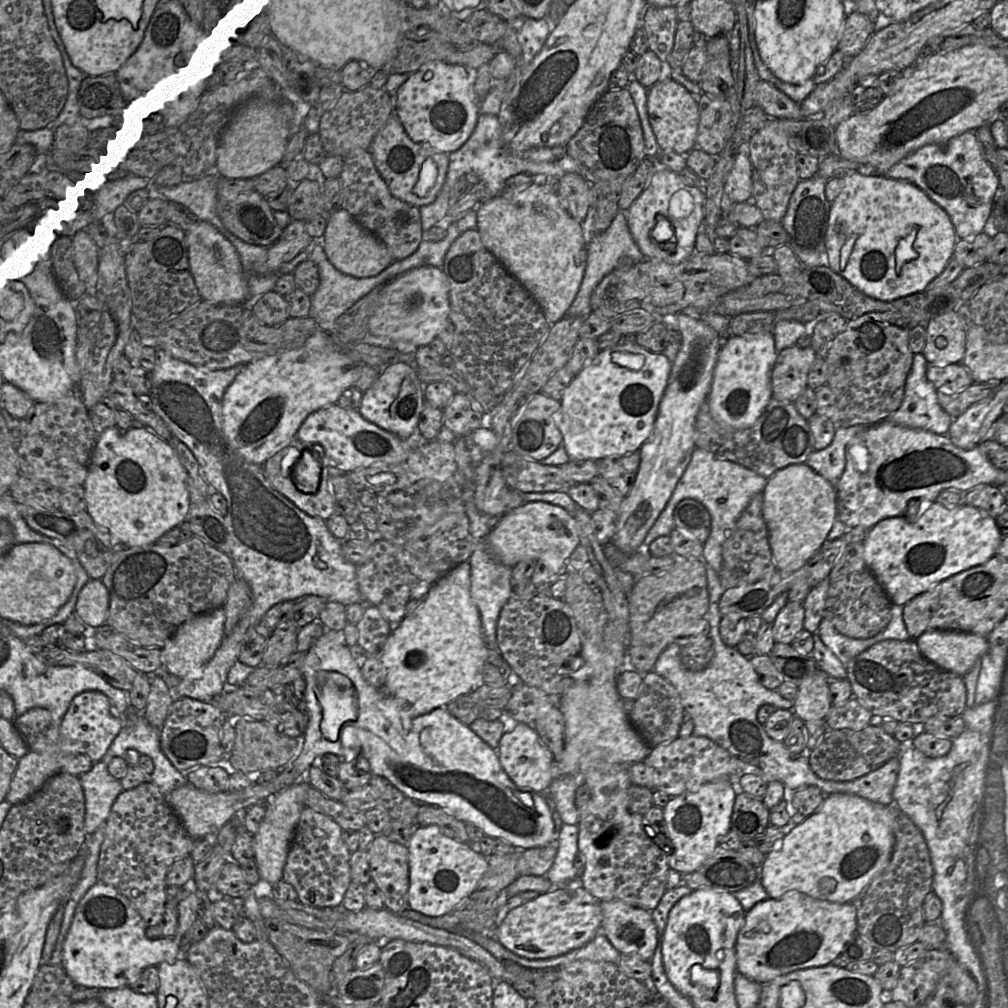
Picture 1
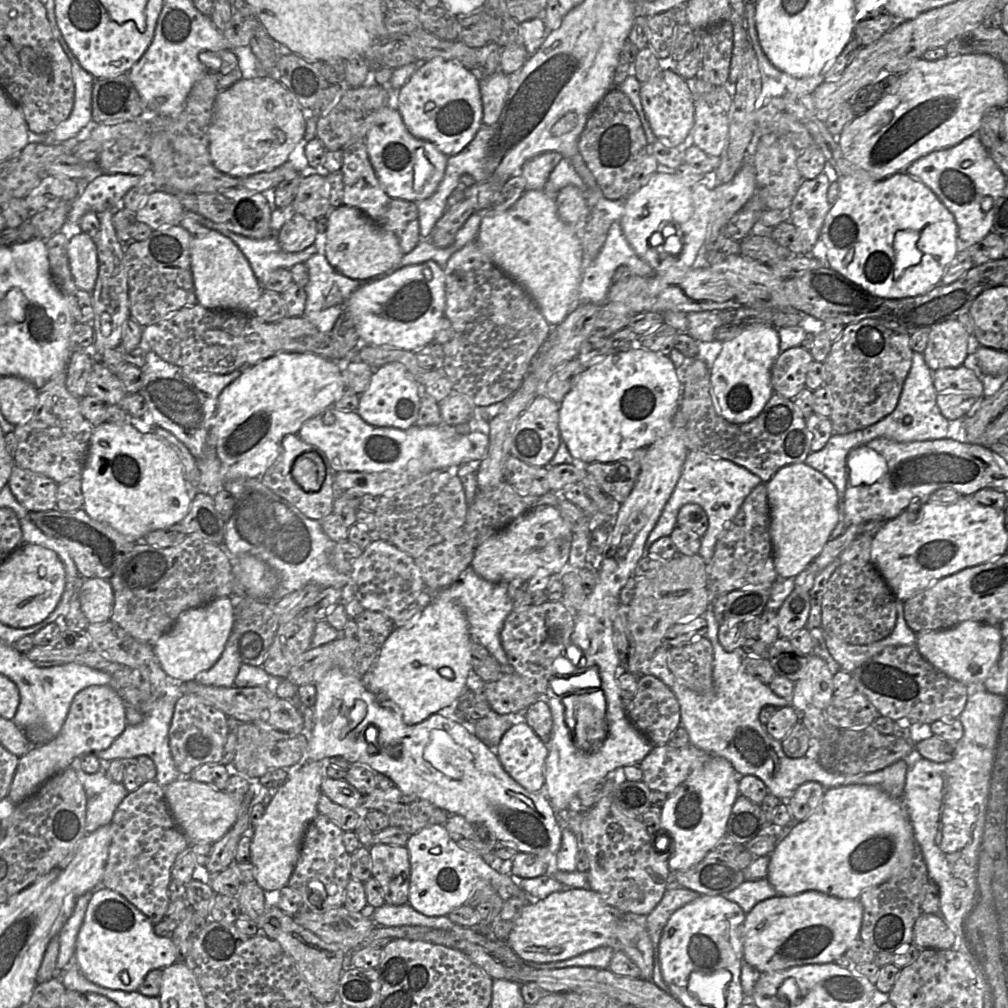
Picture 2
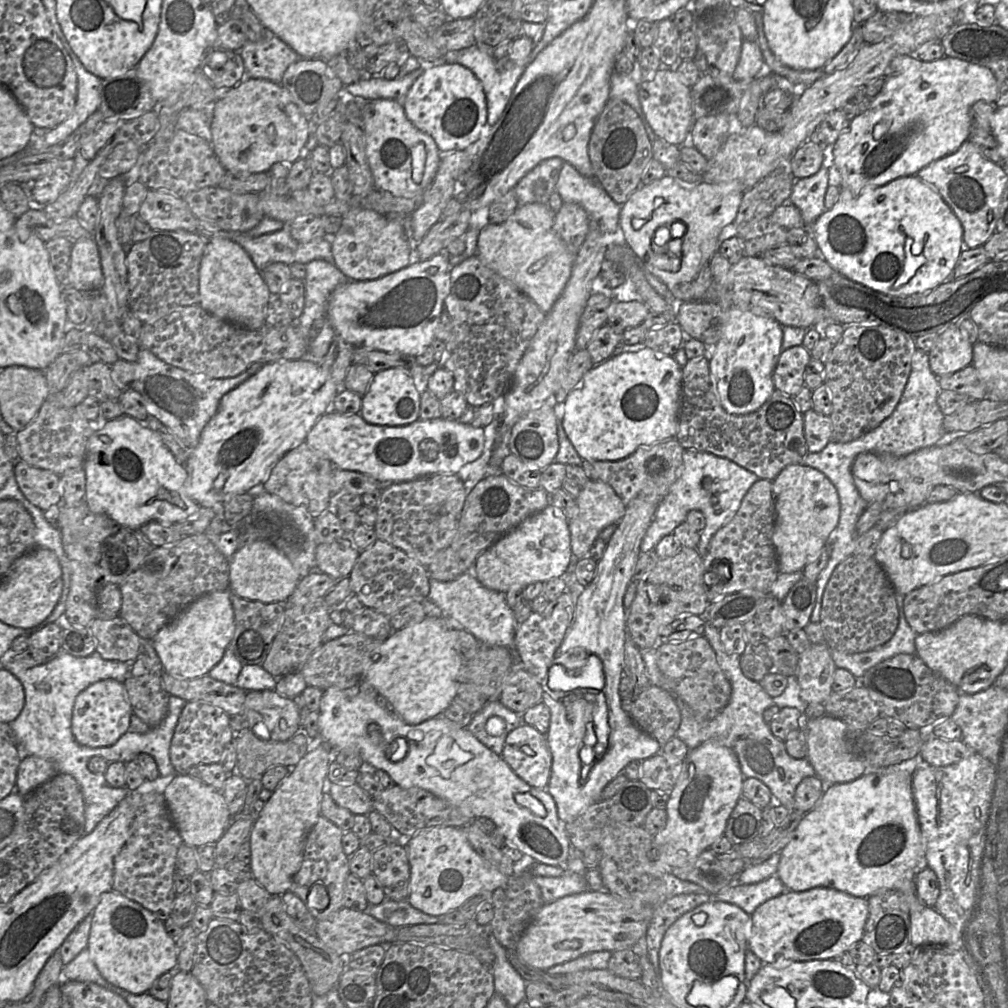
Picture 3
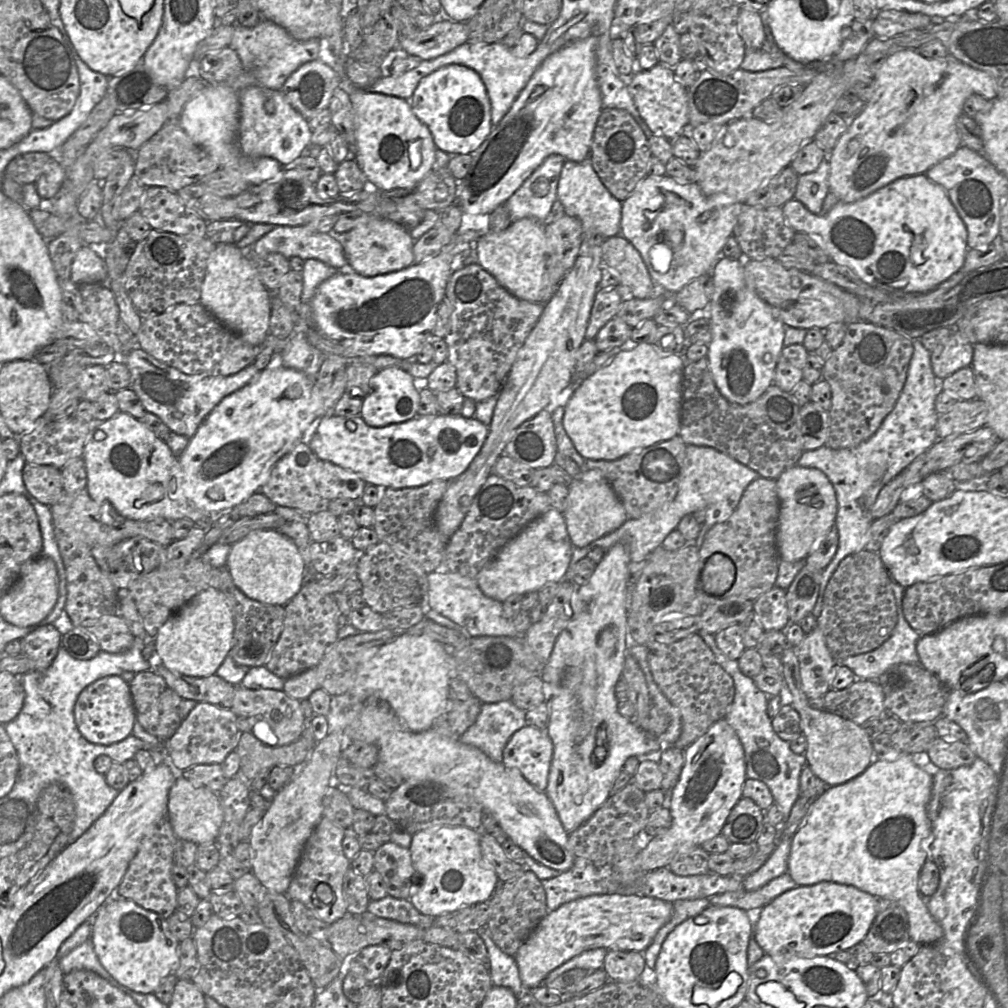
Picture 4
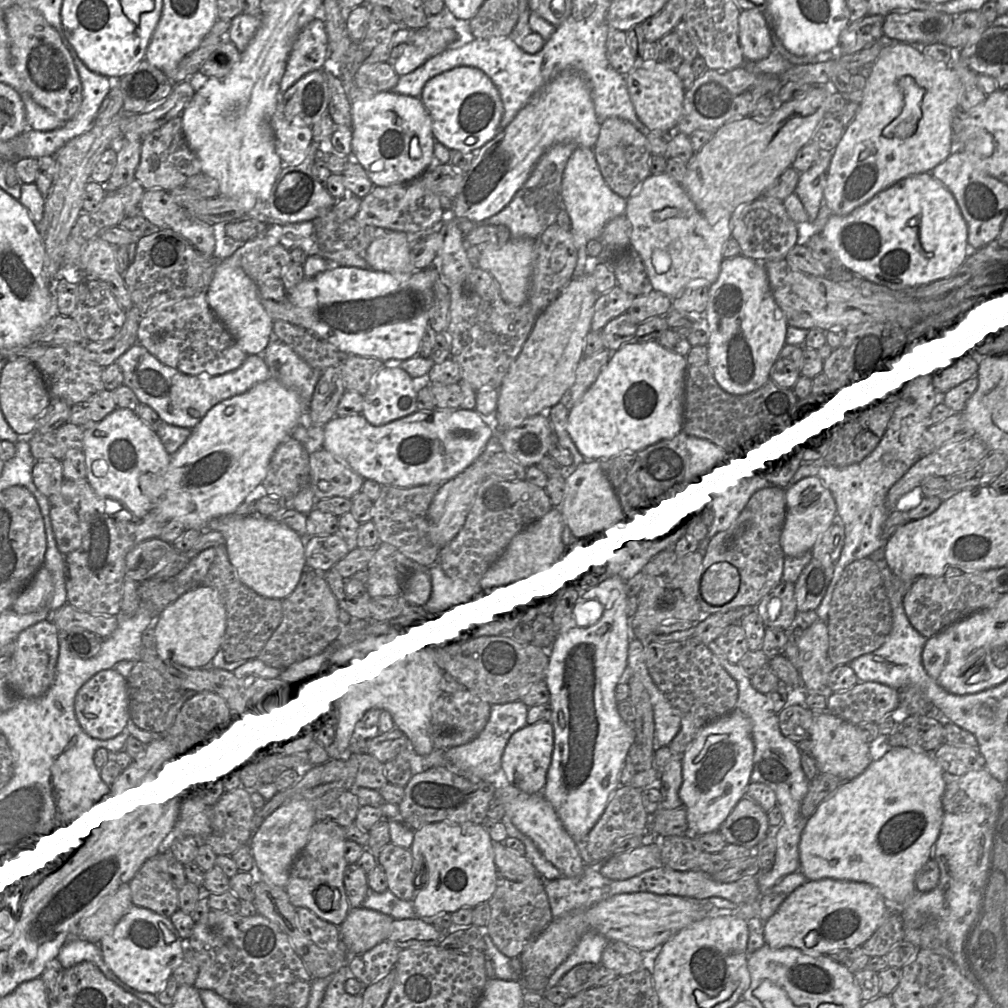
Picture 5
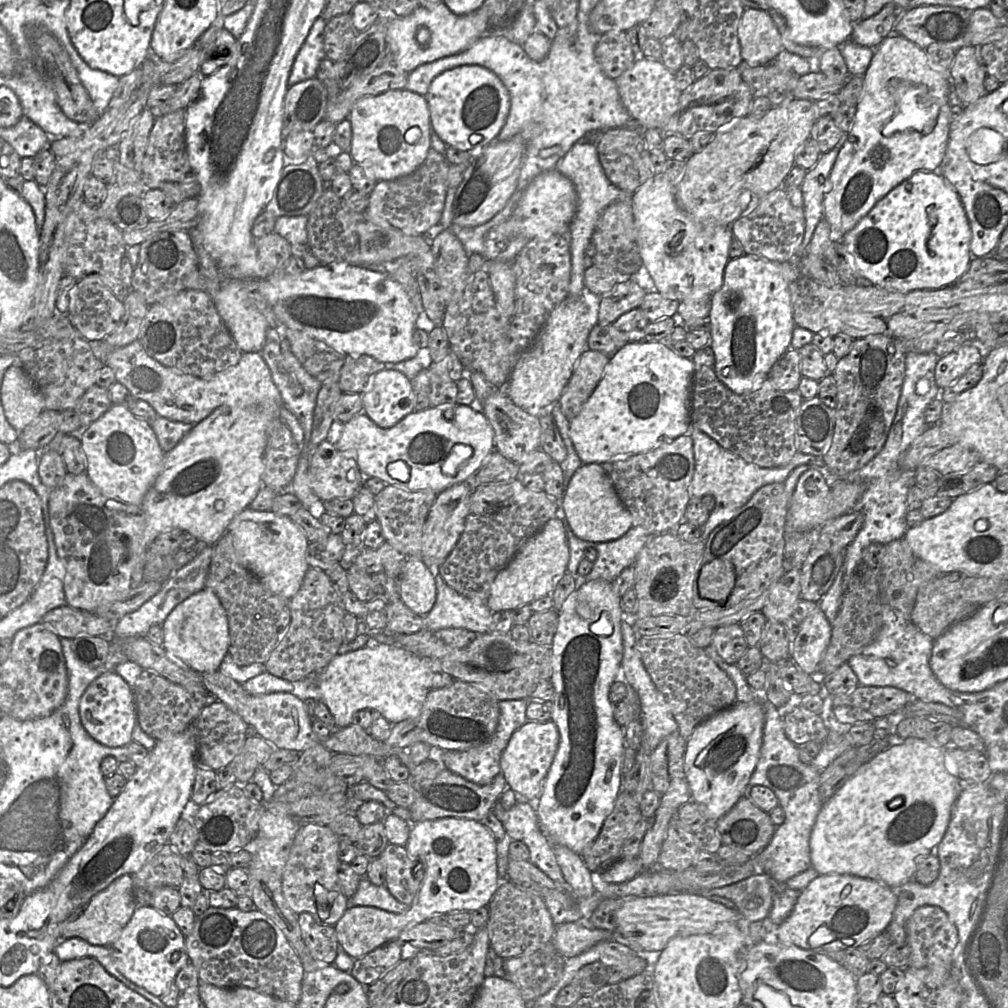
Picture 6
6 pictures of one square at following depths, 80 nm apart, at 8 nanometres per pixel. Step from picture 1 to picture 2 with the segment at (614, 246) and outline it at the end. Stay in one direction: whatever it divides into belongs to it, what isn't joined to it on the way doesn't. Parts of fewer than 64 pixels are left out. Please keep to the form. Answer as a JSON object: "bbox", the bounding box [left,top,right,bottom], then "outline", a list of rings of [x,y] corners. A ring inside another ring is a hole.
{"bbox":[578,220,655,306],"outline":[[[618,220],[612,223],[606,241],[596,259],[583,271],[578,294],[579,303],[590,302],[599,306],[606,303],[609,288],[613,283],[614,273],[619,266],[627,266],[633,275],[641,277],[650,277],[655,273],[631,247]]]}

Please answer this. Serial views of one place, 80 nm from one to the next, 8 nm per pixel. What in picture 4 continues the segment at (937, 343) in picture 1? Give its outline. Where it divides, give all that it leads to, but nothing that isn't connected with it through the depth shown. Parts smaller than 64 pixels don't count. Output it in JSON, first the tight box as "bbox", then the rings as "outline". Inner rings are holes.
{"bbox":[931,329,974,379],"outline":[[[956,329],[931,352],[932,370],[945,379],[958,370],[971,366],[974,346]]]}

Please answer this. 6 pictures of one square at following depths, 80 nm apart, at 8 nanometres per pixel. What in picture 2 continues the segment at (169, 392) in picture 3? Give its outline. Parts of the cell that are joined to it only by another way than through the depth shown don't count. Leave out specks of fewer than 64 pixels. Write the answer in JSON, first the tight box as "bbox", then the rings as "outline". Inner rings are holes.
{"bbox":[138,351,251,459],"outline":[[[149,351],[146,363],[140,368],[143,385],[138,393],[145,398],[155,425],[172,433],[199,459],[207,445],[221,392],[249,367],[251,365],[244,364],[231,373],[215,374],[171,364]]]}

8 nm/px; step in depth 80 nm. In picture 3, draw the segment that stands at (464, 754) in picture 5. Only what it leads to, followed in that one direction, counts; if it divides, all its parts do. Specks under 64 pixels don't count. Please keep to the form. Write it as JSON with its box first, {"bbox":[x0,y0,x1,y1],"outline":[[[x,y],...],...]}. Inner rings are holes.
{"bbox":[467,700,522,755],"outline":[[[489,700],[473,715],[467,729],[482,744],[501,755],[509,732],[522,724],[521,714],[508,709],[499,700]]]}

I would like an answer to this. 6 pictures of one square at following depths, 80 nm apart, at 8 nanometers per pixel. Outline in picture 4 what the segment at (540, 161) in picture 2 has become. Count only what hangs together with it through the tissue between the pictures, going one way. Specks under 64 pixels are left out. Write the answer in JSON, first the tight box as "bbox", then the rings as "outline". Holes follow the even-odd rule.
{"bbox":[504,154,566,224],"outline":[[[560,154],[547,157],[504,203],[512,222],[531,218],[544,224],[558,199],[558,183],[565,162],[566,158]]]}

